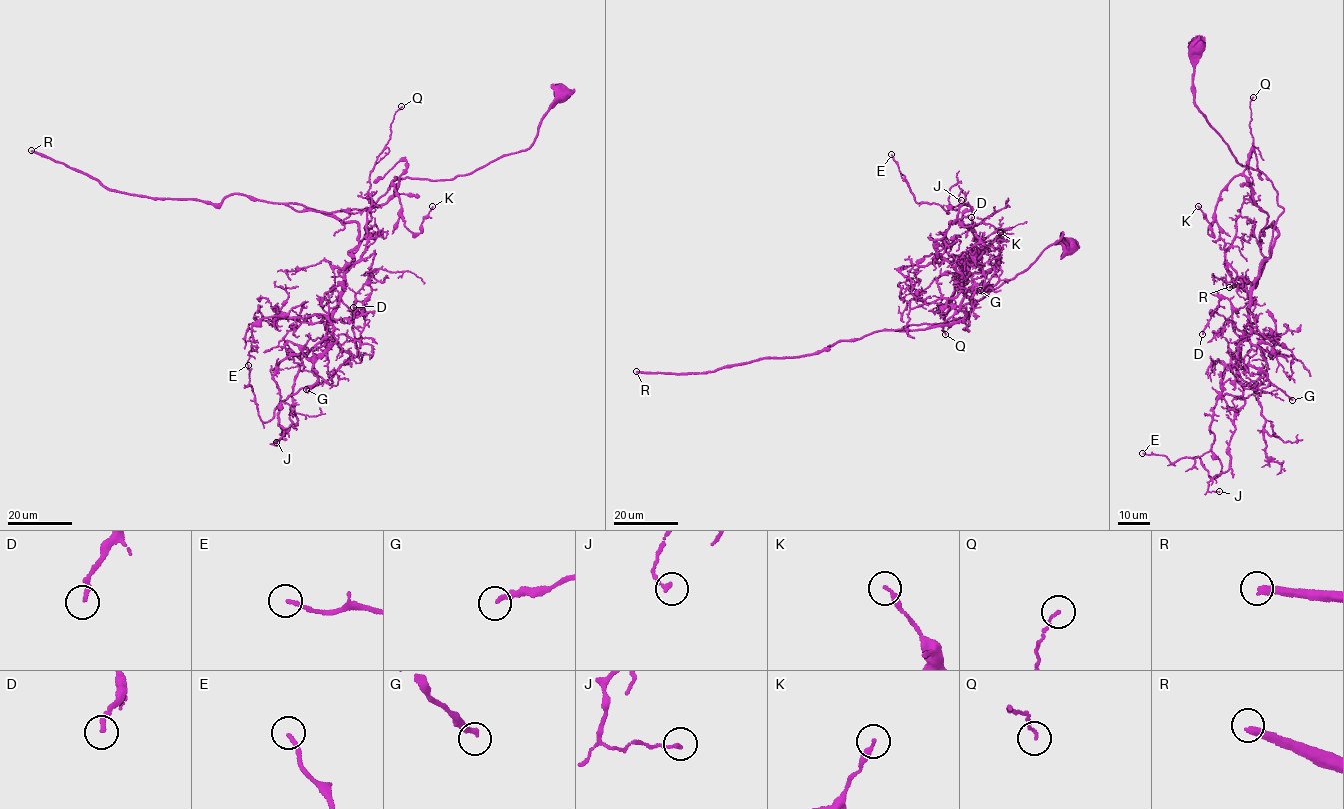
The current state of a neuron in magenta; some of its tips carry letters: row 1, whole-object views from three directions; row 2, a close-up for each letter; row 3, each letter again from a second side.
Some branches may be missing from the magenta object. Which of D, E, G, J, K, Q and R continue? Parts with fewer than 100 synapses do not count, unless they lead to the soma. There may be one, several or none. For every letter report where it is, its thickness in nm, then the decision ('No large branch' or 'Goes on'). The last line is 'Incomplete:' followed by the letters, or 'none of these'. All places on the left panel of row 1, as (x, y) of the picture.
D: Place: (353, 307). Thickness 200 nm. No large branch
E: Place: (248, 365). Thickness 150 nm. No large branch
G: Place: (306, 389). Thickness 240 nm. No large branch
J: Place: (276, 442). Thickness 160 nm. No large branch
K: Place: (432, 206). Thickness 200 nm. No large branch
Q: Place: (401, 106). Thickness 110 nm. No large branch
R: Place: (31, 150). Thickness 340 nm. Goes on
Incomplete: R

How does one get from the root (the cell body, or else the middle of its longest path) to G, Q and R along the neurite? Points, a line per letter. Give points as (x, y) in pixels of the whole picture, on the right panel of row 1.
G: (1197, 48), (1195, 103), (1236, 162), (1271, 181), (1283, 209), (1252, 285), (1237, 363), (1262, 368), (1292, 400)
Q: (1197, 48), (1195, 103), (1236, 162), (1271, 181), (1283, 209), (1248, 291), (1224, 257), (1251, 194), (1253, 97)
R: (1197, 48), (1195, 103), (1283, 209), (1269, 257), (1275, 223), (1259, 232), (1257, 283), (1229, 287)

